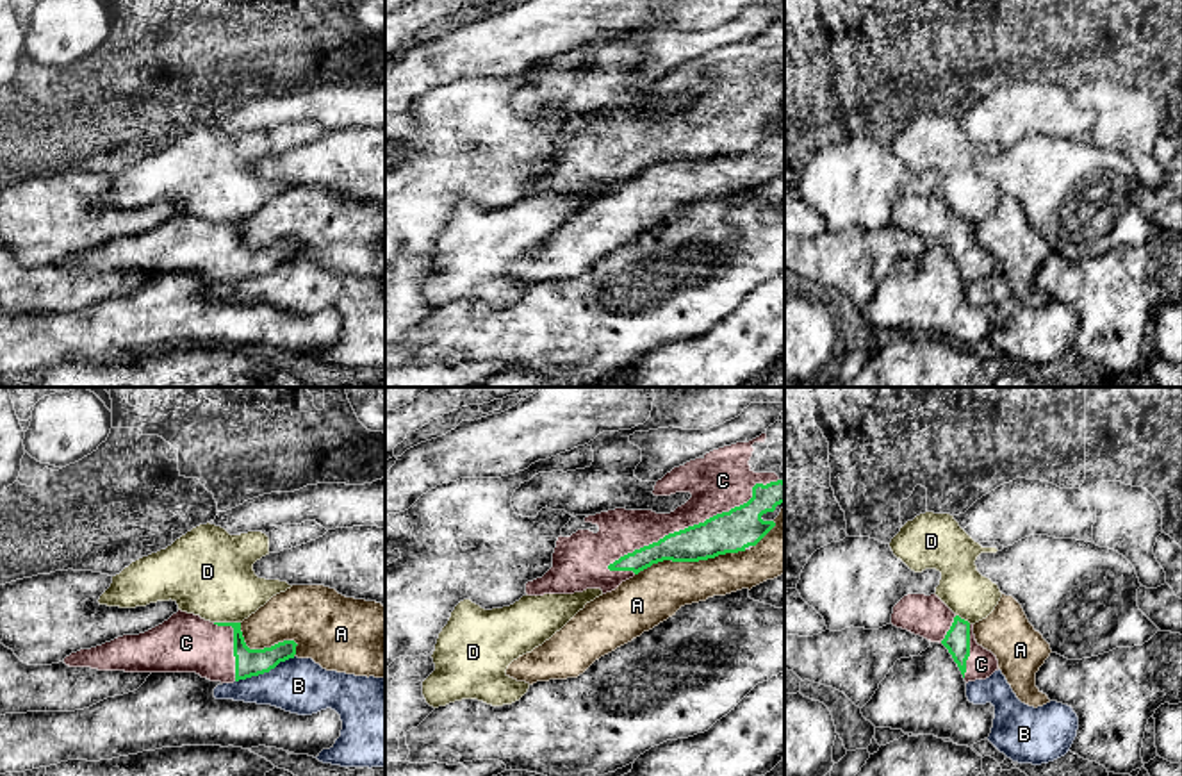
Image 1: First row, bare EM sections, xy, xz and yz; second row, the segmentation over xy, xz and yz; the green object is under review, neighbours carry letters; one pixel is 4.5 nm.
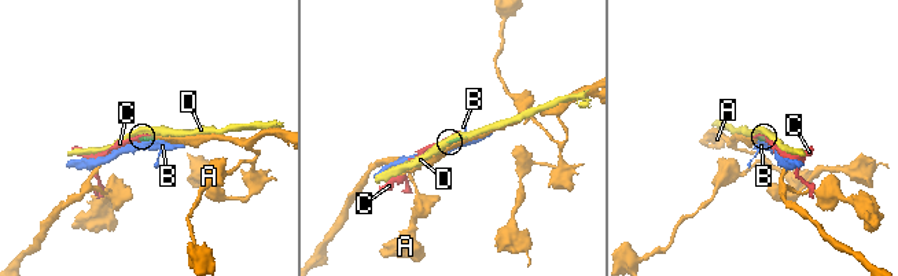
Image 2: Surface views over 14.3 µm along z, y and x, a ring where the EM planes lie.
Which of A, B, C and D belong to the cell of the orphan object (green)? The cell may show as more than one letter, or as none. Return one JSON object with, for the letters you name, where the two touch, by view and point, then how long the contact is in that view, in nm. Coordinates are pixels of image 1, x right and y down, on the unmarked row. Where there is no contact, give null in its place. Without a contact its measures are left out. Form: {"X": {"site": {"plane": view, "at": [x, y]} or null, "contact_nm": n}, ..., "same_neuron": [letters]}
{"C": {"site": {"plane": "xz", "at": [696, 125]}, "contact_nm": 850}, "same_neuron": ["C"]}

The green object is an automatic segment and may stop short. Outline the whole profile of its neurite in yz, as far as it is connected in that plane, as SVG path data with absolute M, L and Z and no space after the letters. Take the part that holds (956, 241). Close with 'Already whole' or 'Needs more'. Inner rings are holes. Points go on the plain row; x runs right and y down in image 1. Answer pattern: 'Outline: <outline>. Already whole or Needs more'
Outline: M936 194L904 196L893 207L891 225L943 244L966 284L998 271L997 257L977 244L973 225L956 216Z. Needs more

